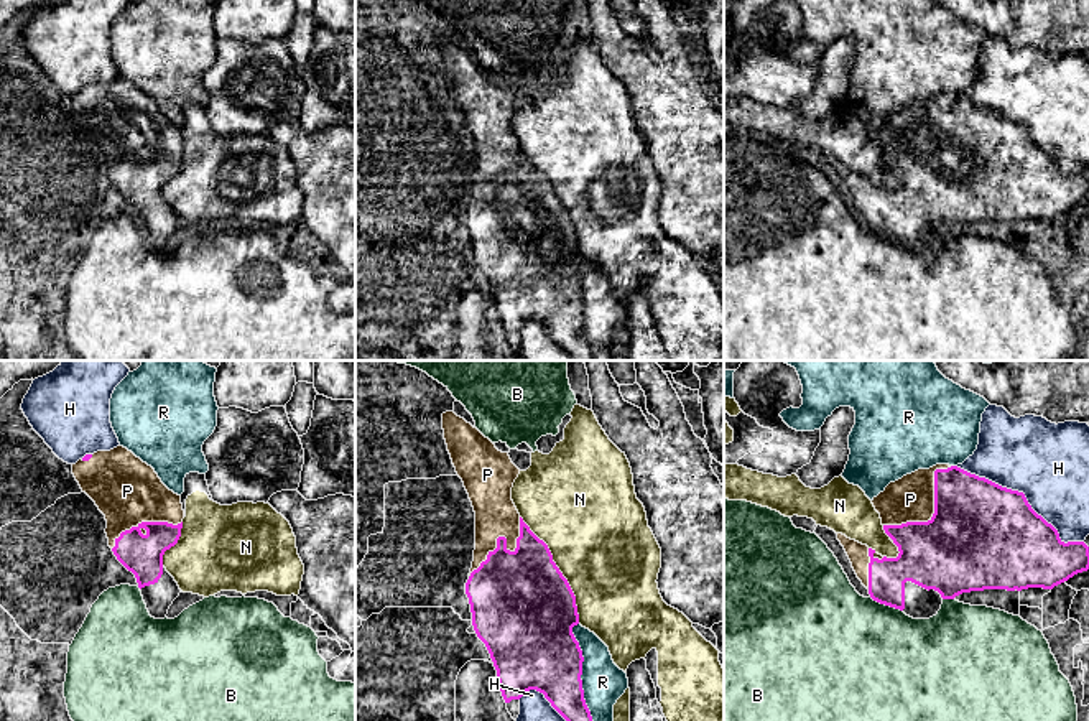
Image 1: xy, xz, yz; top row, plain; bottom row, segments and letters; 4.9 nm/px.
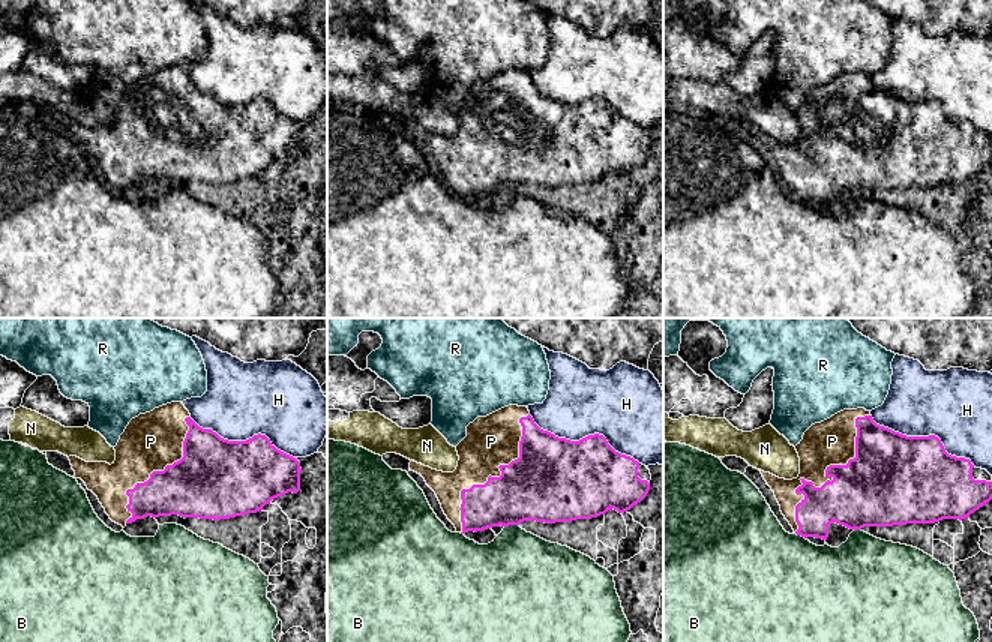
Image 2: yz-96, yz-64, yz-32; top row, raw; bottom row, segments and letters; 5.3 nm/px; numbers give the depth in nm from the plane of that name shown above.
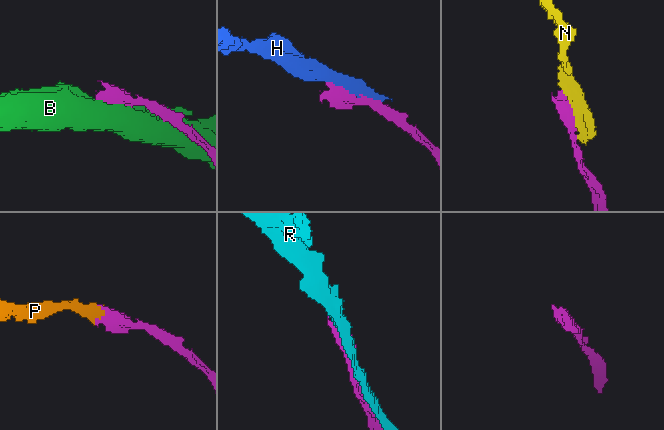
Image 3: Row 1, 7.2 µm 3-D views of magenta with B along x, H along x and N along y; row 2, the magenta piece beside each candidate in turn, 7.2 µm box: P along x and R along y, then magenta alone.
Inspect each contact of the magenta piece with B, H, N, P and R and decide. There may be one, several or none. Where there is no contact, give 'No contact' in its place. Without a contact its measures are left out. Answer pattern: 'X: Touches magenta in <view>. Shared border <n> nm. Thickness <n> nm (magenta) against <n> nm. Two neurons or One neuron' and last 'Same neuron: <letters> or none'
B: Touches magenta in yz. Shared border 180 nm. Thickness 190 nm (magenta) against 500 nm. Two neurons
H: Touches magenta in yz. Shared border 750 nm. Thickness 480 nm (magenta) against 380 nm. Two neurons
N: Touches magenta in xz. Shared border 600 nm. Thickness 500 nm (magenta) against 480 nm. Two neurons
P: Touches magenta in yz. Shared border 440 nm. Thickness 500 nm (magenta) against 220 nm. One neuron
R: Touches magenta in xz. Shared border 550 nm. Thickness 380 nm (magenta) against 200 nm. Two neurons
Same neuron: P

